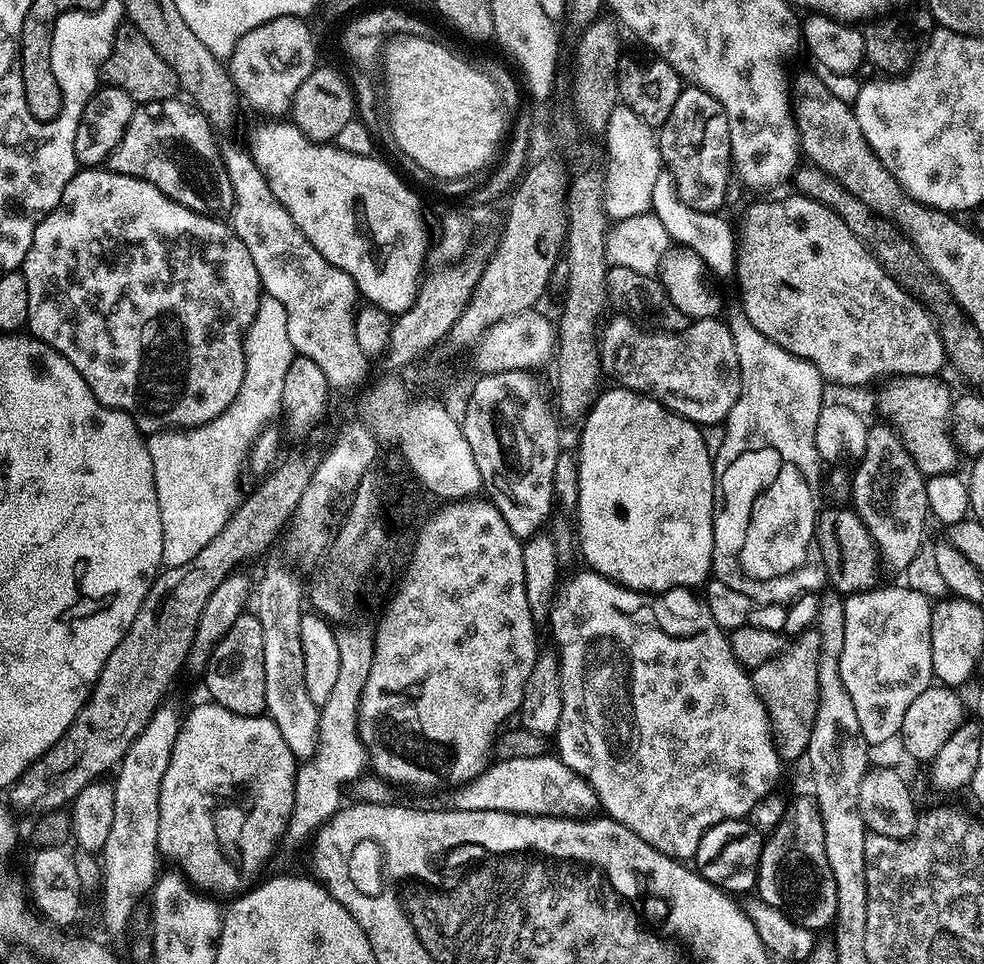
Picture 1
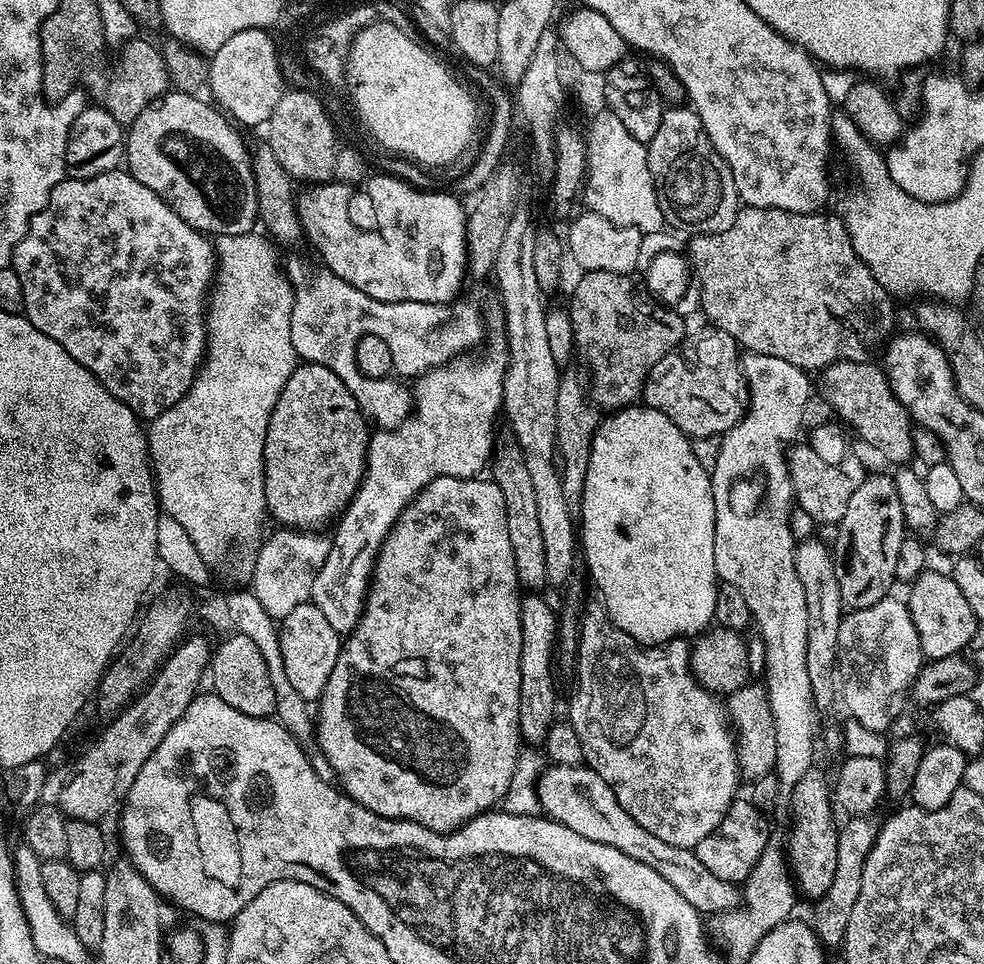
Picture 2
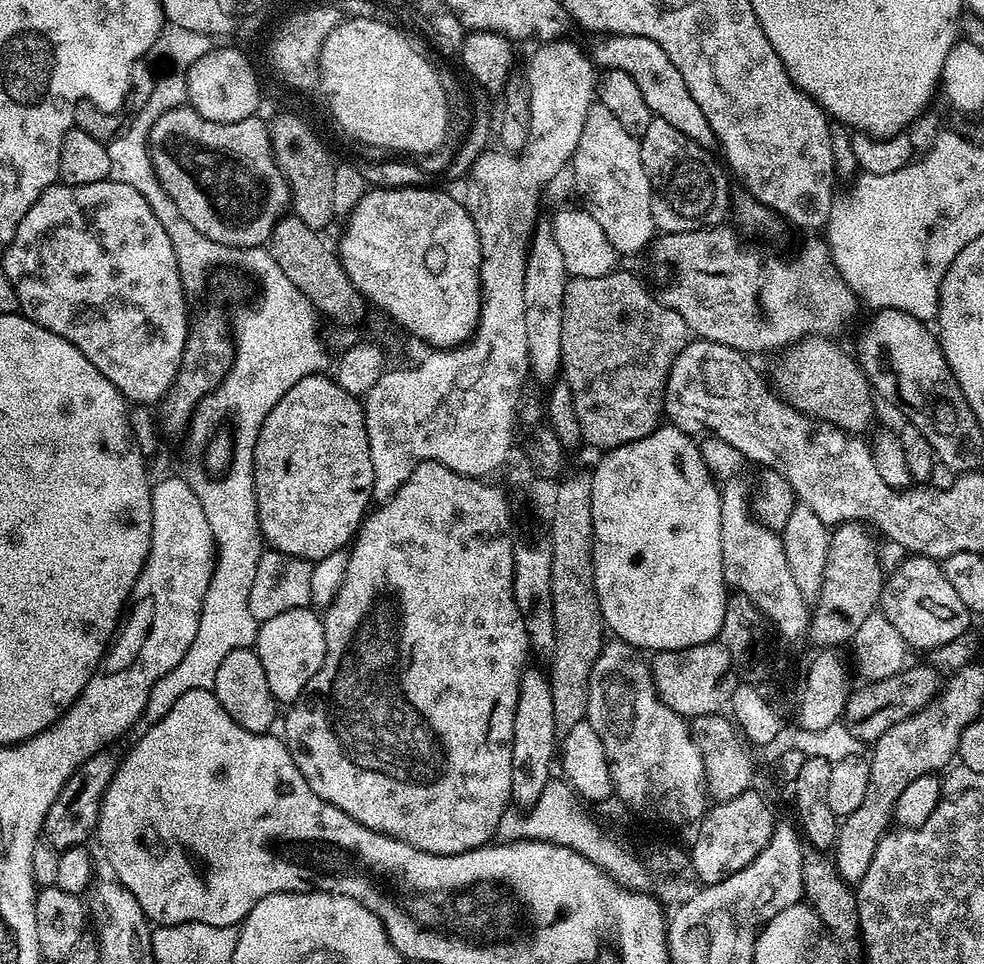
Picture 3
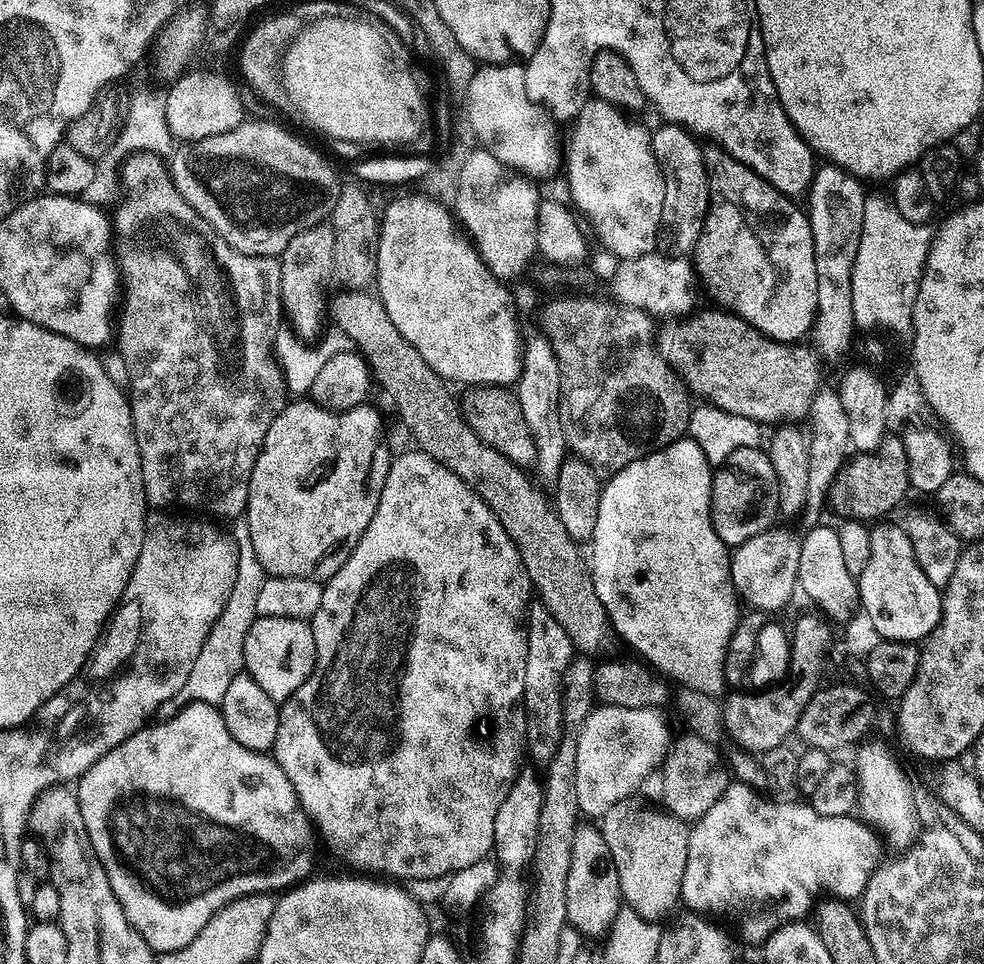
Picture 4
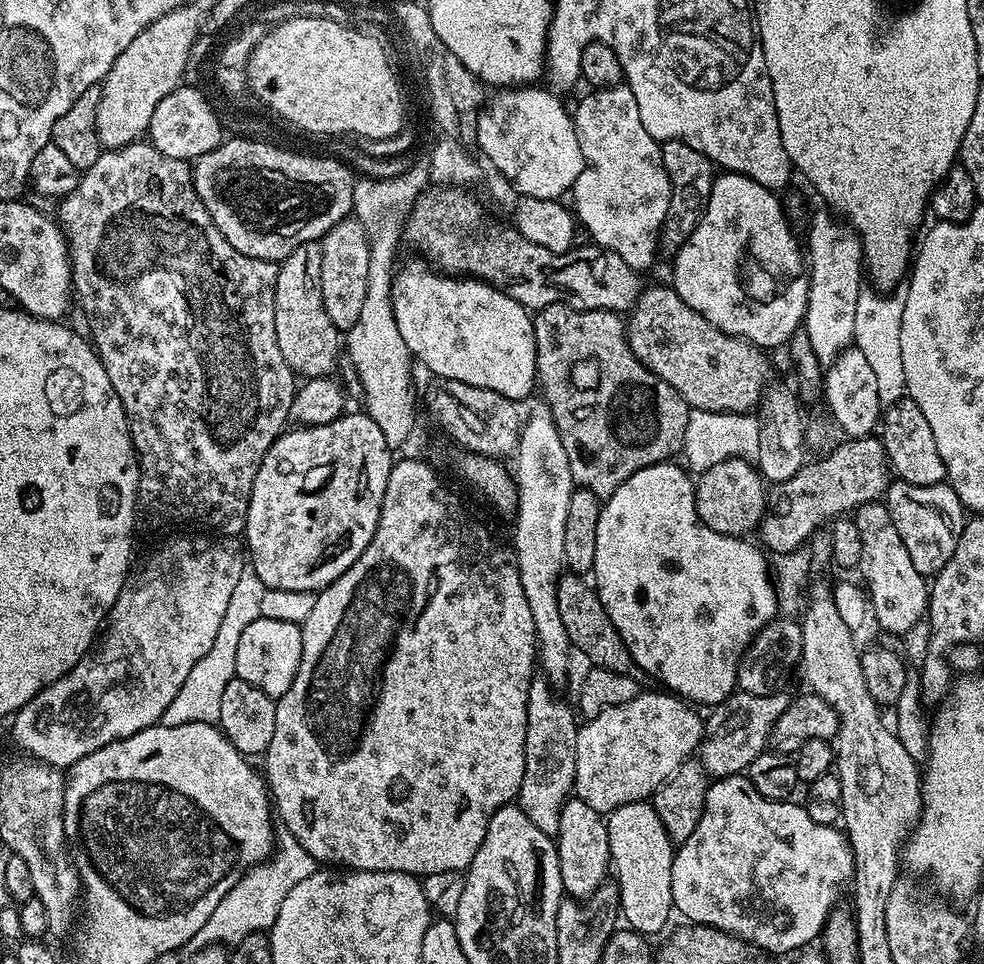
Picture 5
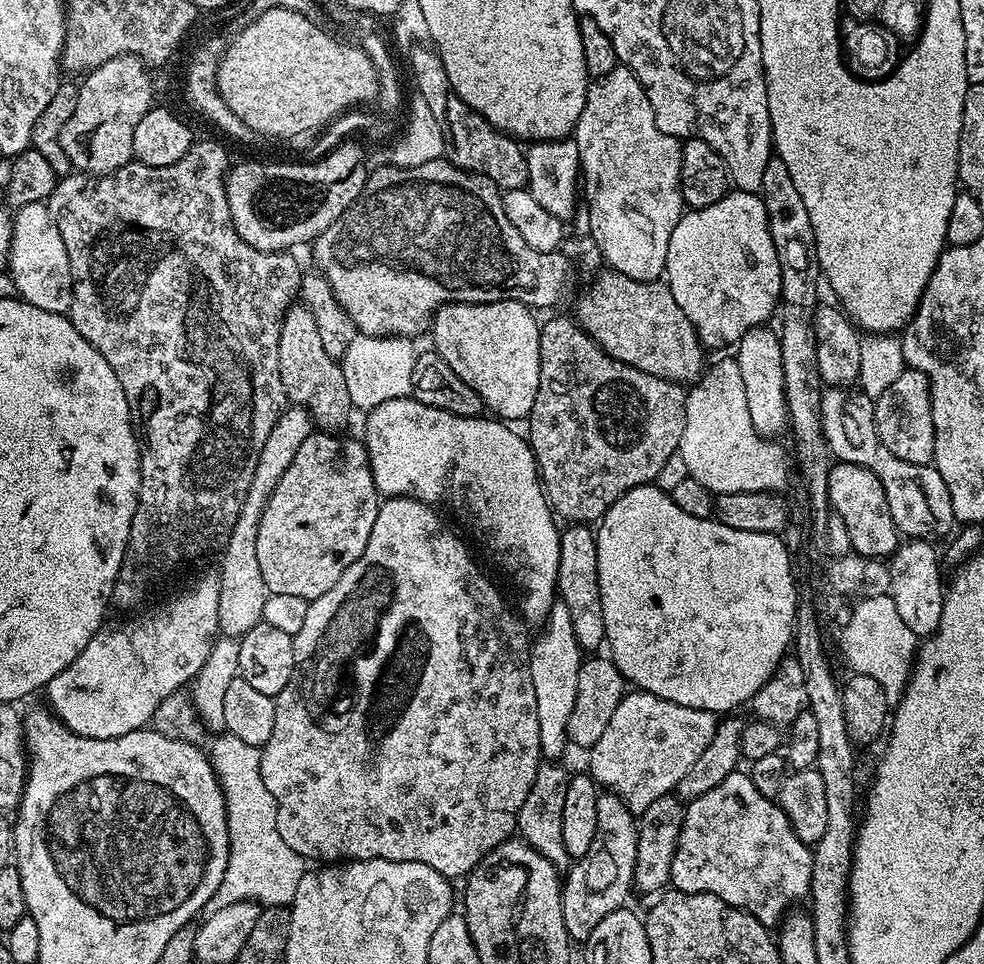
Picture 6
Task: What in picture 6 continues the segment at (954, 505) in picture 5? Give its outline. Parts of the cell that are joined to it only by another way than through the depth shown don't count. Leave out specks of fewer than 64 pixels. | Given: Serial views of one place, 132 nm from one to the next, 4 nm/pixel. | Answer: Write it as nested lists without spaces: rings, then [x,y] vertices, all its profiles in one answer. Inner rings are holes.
[[[825,387],[820,417],[829,453],[841,464],[866,466],[866,470],[876,475],[878,482],[882,482],[882,490],[886,490],[886,506],[890,506],[890,518],[894,518],[894,526],[901,537],[931,542],[939,542],[943,536],[951,537],[958,521],[954,506],[950,506],[950,490],[946,490],[942,474],[938,474],[935,466],[902,462],[902,458],[890,454],[886,442],[878,438],[875,409],[876,402],[859,387]]]

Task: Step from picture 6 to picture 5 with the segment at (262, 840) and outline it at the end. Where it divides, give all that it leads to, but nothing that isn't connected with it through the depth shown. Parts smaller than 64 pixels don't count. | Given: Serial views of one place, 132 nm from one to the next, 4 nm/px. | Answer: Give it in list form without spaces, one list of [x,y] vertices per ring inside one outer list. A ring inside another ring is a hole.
[[[289,839],[288,844],[279,845],[278,851],[271,858],[264,861],[263,864],[255,864],[253,868],[248,869],[244,876],[218,902],[214,914],[206,918],[206,926],[194,934],[191,947],[207,948],[209,944],[219,944],[221,946],[234,946],[240,940],[244,940],[250,934],[255,932],[267,933],[274,926],[278,918],[278,910],[282,910],[282,901],[302,878],[310,878],[318,870],[318,862],[313,856],[304,851],[304,847],[297,840]]]

